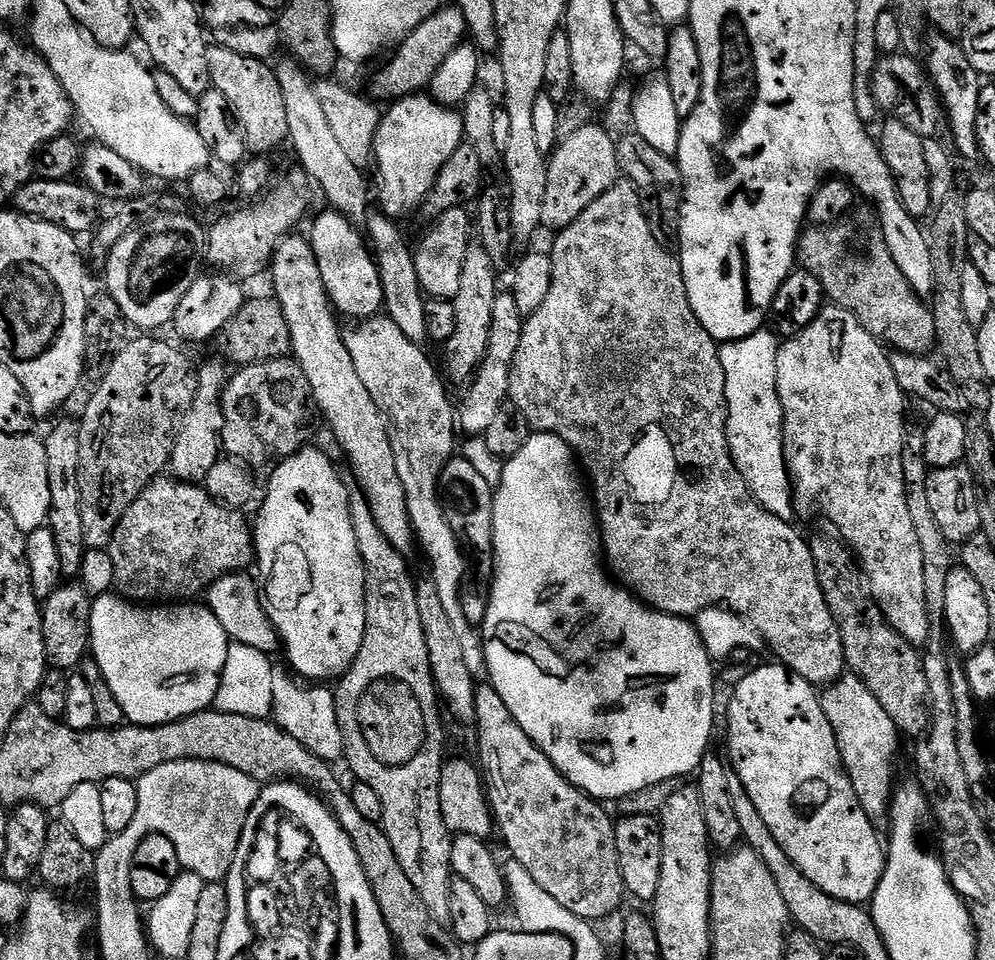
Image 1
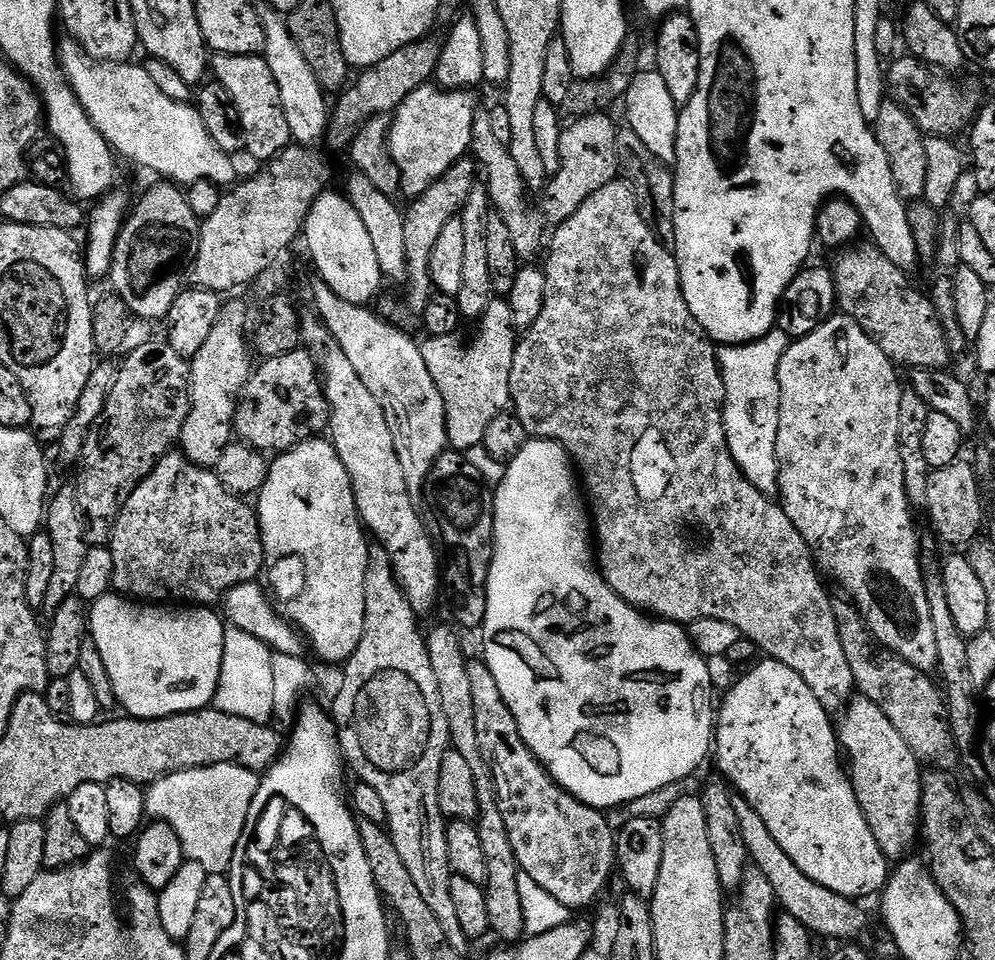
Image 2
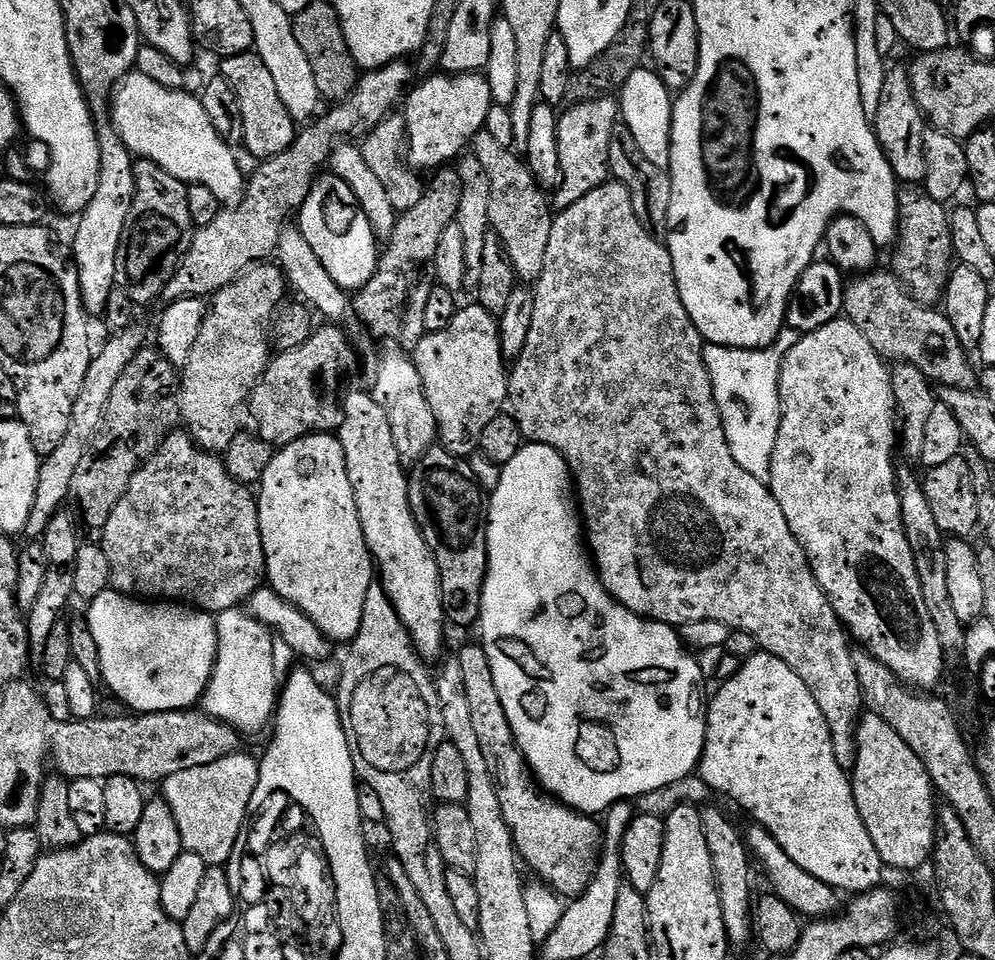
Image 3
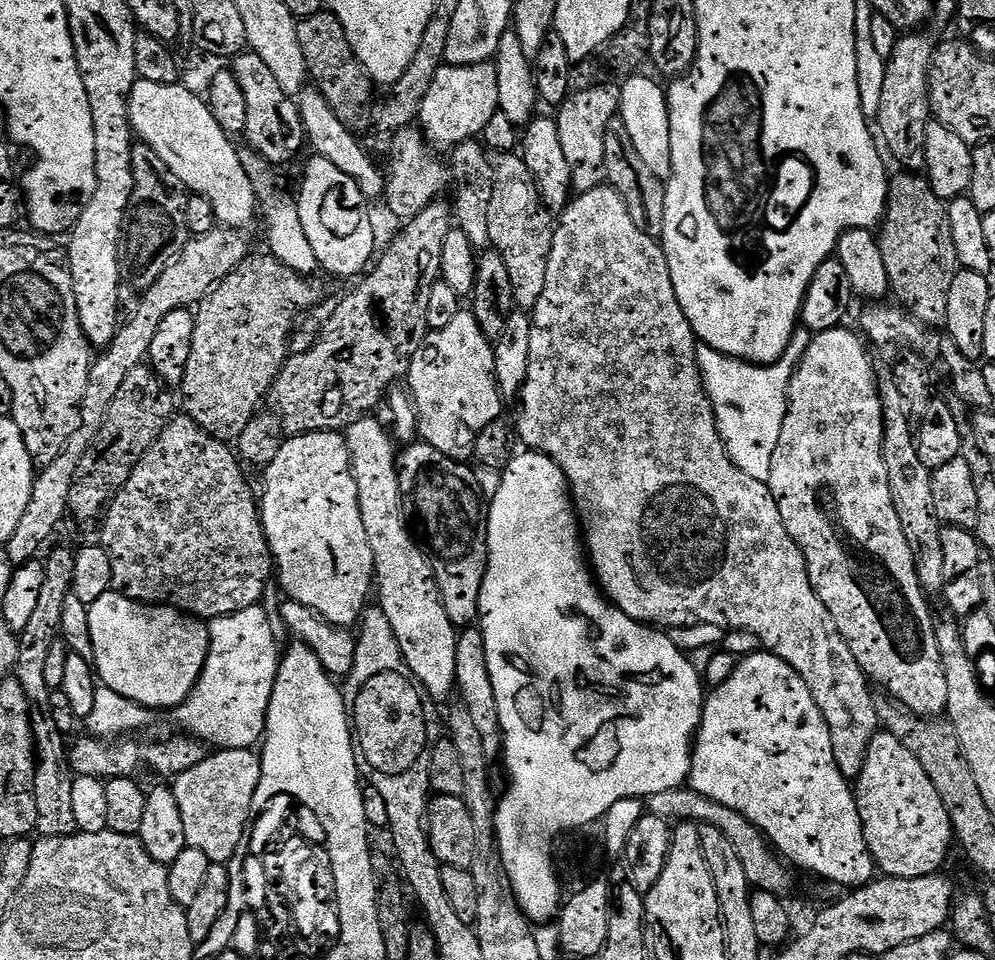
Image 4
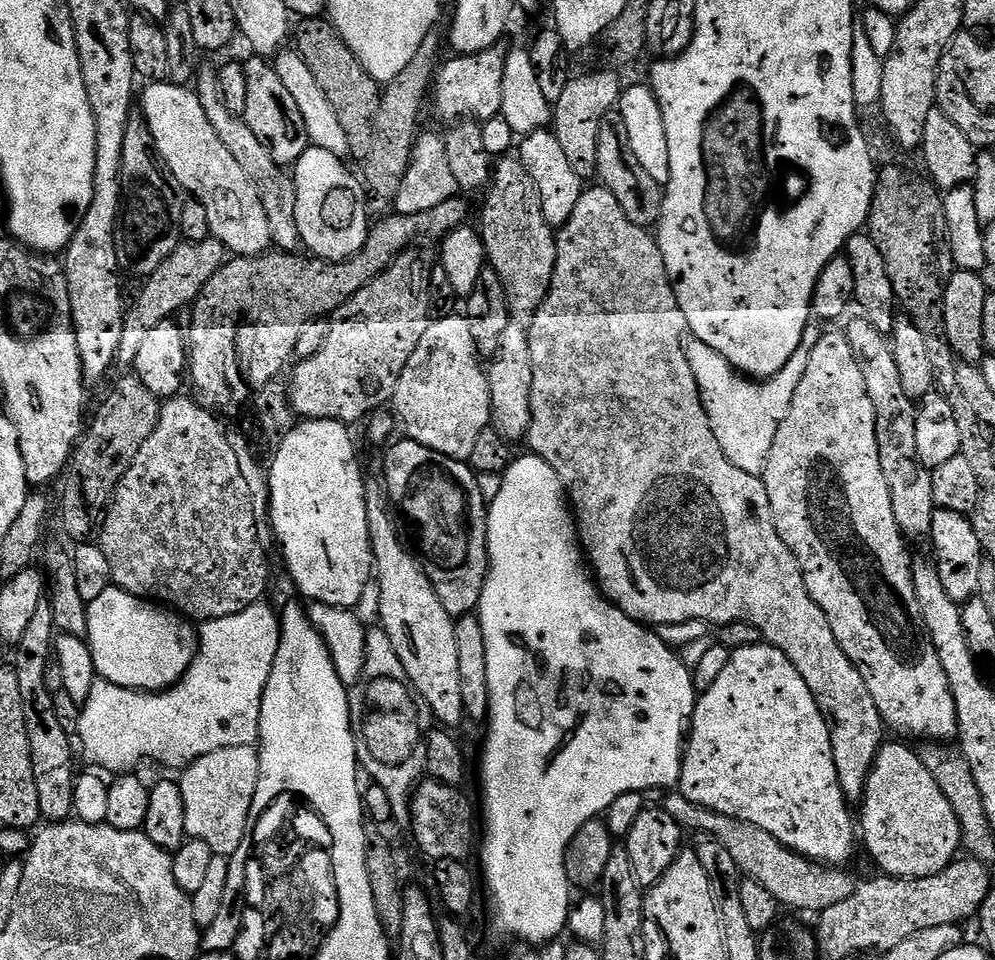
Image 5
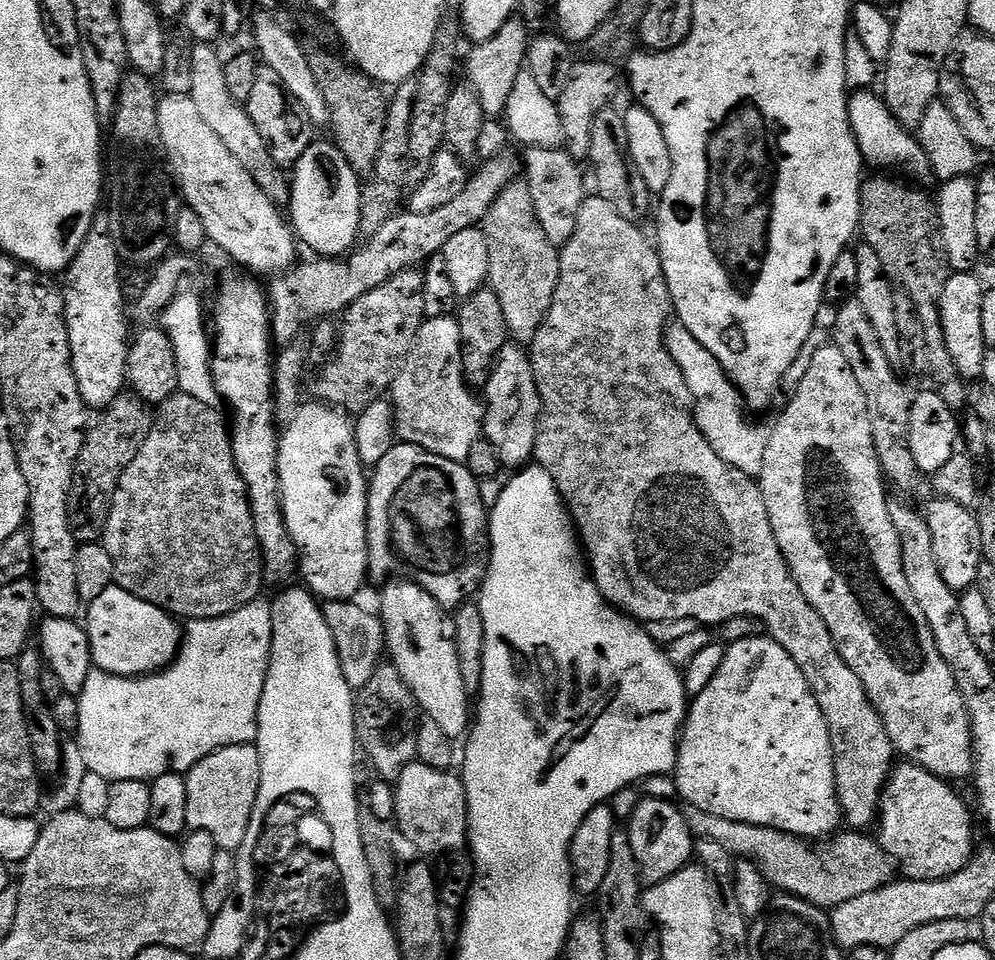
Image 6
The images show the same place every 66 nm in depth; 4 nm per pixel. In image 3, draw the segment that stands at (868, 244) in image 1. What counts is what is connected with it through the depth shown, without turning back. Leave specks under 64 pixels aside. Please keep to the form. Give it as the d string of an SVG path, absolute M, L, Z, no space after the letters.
M873 270L855 277L856 280L844 289L843 315L851 320L862 334L866 334L866 342L874 346L879 356L888 362L899 362L902 364L913 364L922 370L922 374L935 385L946 388L957 388L958 390L973 391L978 384L977 369L972 369L969 353L964 351L962 342L958 342L958 334L954 334L954 326L950 326L947 316L943 311L935 307L919 304L911 297L904 286L897 280L896 276L887 271Z

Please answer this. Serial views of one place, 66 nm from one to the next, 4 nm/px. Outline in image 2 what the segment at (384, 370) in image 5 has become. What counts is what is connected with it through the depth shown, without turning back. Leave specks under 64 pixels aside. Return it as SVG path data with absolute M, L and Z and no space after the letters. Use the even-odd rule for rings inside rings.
M465 158L454 162L454 166L450 166L450 170L446 170L446 174L442 174L442 178L438 178L434 182L434 186L430 186L430 190L426 190L409 203L412 205L406 208L404 212L404 225L406 226L406 262L408 263L406 285L408 284L409 309L404 308L404 304L400 300L381 299L379 301L379 304L381 304L378 304L378 311L390 323L397 326L403 325L405 323L403 320L410 319L412 312L416 315L416 318L423 317L429 297L434 292L432 279L430 278L430 270L428 269L430 254L434 250L434 242L438 242L438 238L442 234L446 222L450 222L459 217L460 211L464 209L466 198L470 198L470 190L477 183L478 165L475 159ZM297 350L264 360L246 382L236 401L234 432L249 448L261 454L289 452L303 440L321 435L329 427L330 409L324 397L320 369L311 351Z

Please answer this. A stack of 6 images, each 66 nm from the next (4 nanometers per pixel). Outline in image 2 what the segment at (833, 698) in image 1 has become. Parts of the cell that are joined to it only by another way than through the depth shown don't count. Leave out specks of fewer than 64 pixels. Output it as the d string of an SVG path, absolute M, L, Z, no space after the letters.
M857 695L849 700L840 718L838 739L846 753L854 794L858 798L858 806L862 806L870 834L874 834L874 842L878 842L882 854L889 861L903 861L911 853L908 851L918 840L922 828L921 761L916 759L910 746L906 746L902 734L894 730L890 718L886 718L870 698Z

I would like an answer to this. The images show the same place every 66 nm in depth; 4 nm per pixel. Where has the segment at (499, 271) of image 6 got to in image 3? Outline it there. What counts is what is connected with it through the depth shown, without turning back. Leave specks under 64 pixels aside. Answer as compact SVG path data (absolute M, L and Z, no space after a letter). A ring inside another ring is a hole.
M486 131L478 133L470 145L471 155L482 162L482 170L490 177L491 231L499 236L506 253L513 262L517 277L524 282L535 282L546 266L546 245L550 243L550 230L554 219L550 200L528 169L527 163L515 156L512 148L501 143ZM548 204L549 208L548 209ZM529 280L529 281L528 281Z

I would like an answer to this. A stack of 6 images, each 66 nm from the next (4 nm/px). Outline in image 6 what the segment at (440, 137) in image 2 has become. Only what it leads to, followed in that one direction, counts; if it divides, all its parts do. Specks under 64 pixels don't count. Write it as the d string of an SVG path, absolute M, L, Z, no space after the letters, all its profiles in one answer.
M513 18L506 22L506 26L502 26L502 30L498 30L498 34L494 34L494 38L490 38L484 44L475 45L467 53L462 64L463 75L464 72L468 75L467 83L478 94L482 110L489 117L500 118L507 113L514 81L526 68L529 39L530 32L523 20Z

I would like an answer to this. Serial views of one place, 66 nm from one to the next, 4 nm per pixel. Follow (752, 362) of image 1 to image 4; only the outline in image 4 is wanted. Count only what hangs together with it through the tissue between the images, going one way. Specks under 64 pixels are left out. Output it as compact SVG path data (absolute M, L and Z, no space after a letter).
M803 326L793 332L788 348L773 364L751 364L736 360L707 346L696 349L696 361L702 374L706 394L712 403L716 425L728 451L728 457L750 478L767 481L774 462L774 450L782 434L782 422L788 409L788 387L796 365L806 354L813 332Z

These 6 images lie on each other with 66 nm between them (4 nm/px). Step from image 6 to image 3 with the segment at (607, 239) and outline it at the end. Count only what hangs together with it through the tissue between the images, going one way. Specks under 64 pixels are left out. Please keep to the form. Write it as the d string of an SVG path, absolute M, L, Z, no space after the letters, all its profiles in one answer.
M615 182L603 184L602 186L598 186L598 190L590 190L590 194L586 194L586 198L574 202L574 206L555 213L552 221L552 229L550 230L550 243L546 245L546 266L542 266L542 274L539 280L535 281L534 291L536 293L534 323L530 326L530 334L526 338L526 346L522 350L522 354L514 361L510 368L510 375L508 377L508 404L510 405L511 415L516 417L518 426L522 430L525 441L534 444L545 444L554 450L558 450L558 454L564 456L568 468L572 471L574 491L578 497L578 507L582 517L582 524L586 529L586 544L590 549L590 555L595 563L596 572L600 575L600 580L604 583L605 590L622 606L626 606L634 614L647 616L649 620L657 620L663 624L671 624L673 626L689 624L690 622L706 622L709 620L710 622L722 622L729 630L736 631L737 628L738 631L745 632L748 636L756 636L757 642L760 643L759 647L763 651L769 652L771 656L782 658L782 662L786 662L786 666L790 666L790 670L794 670L794 674L798 674L798 678L802 678L802 682L806 682L806 690L810 690L810 694L814 694L814 702L818 702L818 710L822 710L824 726L830 730L830 734L832 735L834 758L838 758L838 766L841 770L851 770L856 765L856 725L860 723L860 717L866 708L866 701L862 686L858 682L858 670L854 670L854 658L852 657L854 648L850 643L850 637L844 625L841 624L840 619L836 616L835 610L832 609L832 603L829 602L828 595L824 593L822 586L814 578L808 556L802 550L798 538L794 538L794 534L790 530L790 522L786 522L786 514L782 514L782 506L778 506L771 487L765 481L754 478L754 474L746 474L746 470L742 470L742 466L738 466L738 462L734 462L734 454L726 442L722 418L720 417L720 411L714 398L714 386L710 382L710 374L706 370L706 362L704 361L704 346L706 341L700 335L700 331L696 329L696 323L692 321L690 314L686 314L686 306L682 306L682 298L678 294L678 286L674 278L674 262L670 258L667 247L657 237L651 236L646 230L646 226L642 226L642 222L638 222L638 214L634 214L634 202L630 202L630 190L626 190L626 186Z

